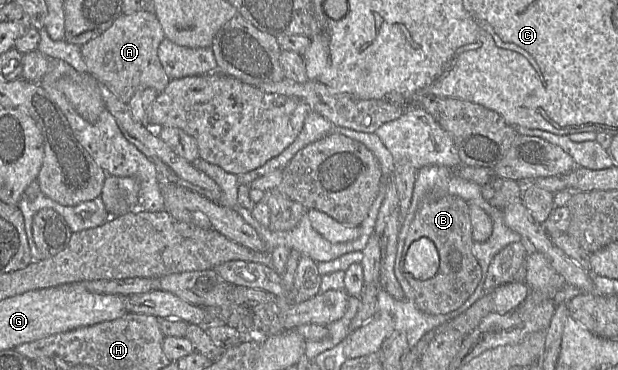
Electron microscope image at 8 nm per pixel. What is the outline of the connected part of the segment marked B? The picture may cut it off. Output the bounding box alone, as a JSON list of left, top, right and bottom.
[402,190,482,315]

